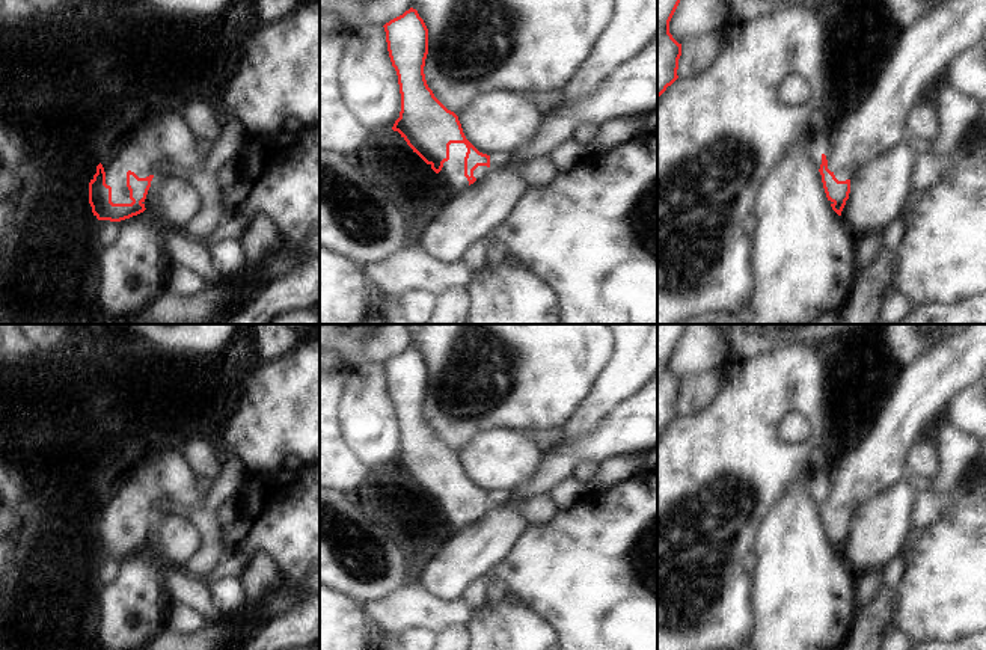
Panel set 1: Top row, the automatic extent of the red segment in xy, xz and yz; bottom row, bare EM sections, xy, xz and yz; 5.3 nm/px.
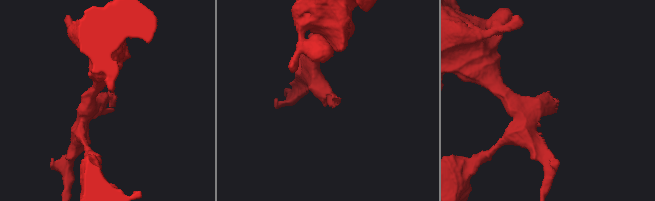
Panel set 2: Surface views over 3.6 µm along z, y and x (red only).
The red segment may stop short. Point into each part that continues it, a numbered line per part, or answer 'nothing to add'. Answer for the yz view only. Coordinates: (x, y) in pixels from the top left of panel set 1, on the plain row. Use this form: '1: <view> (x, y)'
1: yz (918, 397)

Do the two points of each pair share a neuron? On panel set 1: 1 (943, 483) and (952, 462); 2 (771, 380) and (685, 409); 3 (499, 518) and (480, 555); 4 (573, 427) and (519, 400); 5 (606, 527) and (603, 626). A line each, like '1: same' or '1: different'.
1: same
2: different
3: same
4: different
5: same

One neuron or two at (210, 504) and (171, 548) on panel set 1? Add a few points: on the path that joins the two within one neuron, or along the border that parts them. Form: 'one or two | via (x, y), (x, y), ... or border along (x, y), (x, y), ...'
two | border along (163, 515), (186, 516), (198, 533), (189, 558)

